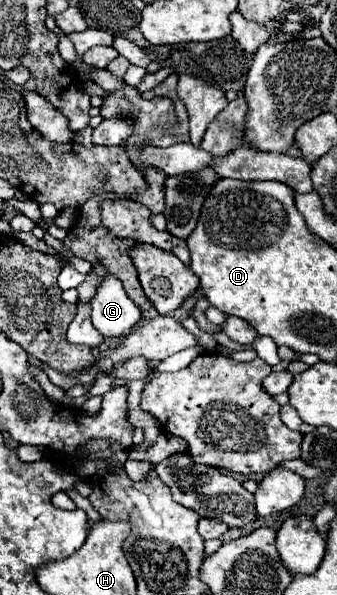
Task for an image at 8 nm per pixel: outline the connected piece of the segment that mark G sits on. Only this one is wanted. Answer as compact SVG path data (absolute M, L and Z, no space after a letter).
M96 261L92 269L92 273L98 277L98 287L90 301L94 327L104 337L118 337L128 333L142 317L140 309L128 297L122 281L100 261Z

